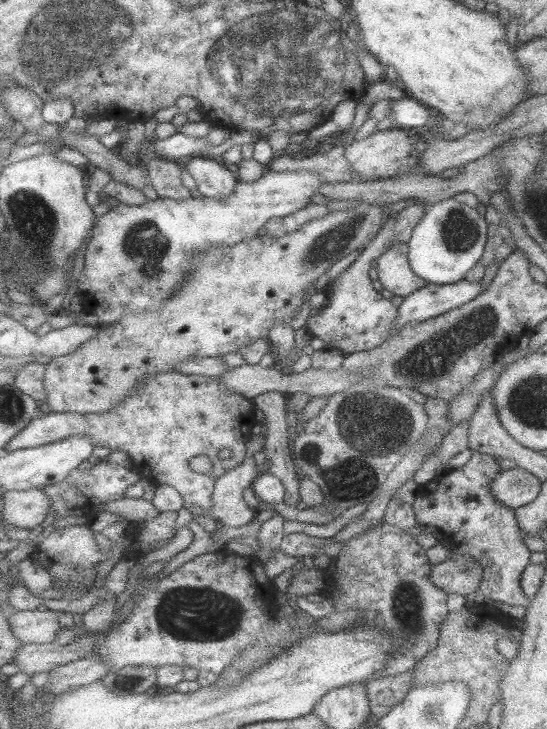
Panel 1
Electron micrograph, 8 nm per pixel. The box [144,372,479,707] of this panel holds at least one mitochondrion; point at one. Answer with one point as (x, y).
(372, 425)

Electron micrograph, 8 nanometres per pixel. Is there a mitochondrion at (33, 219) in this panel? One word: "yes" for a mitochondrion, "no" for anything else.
yes

